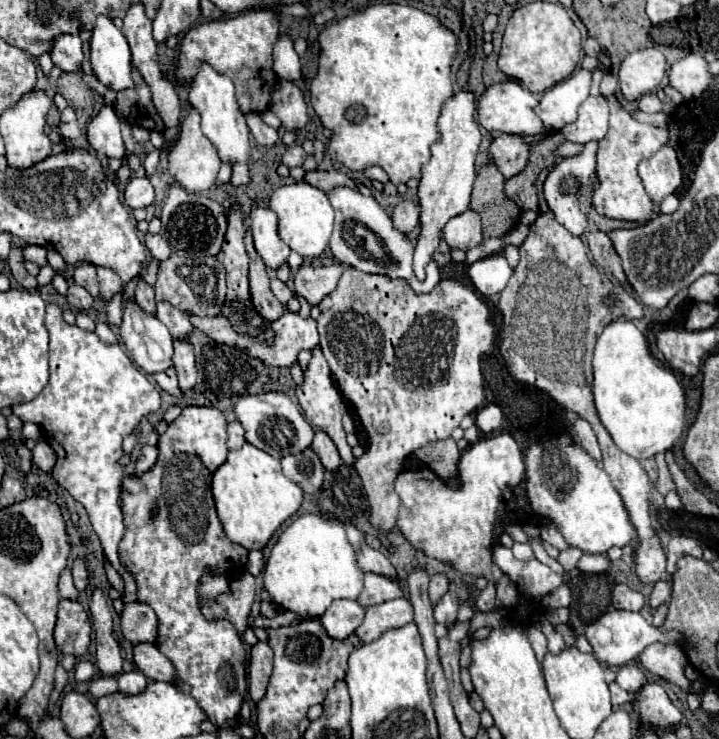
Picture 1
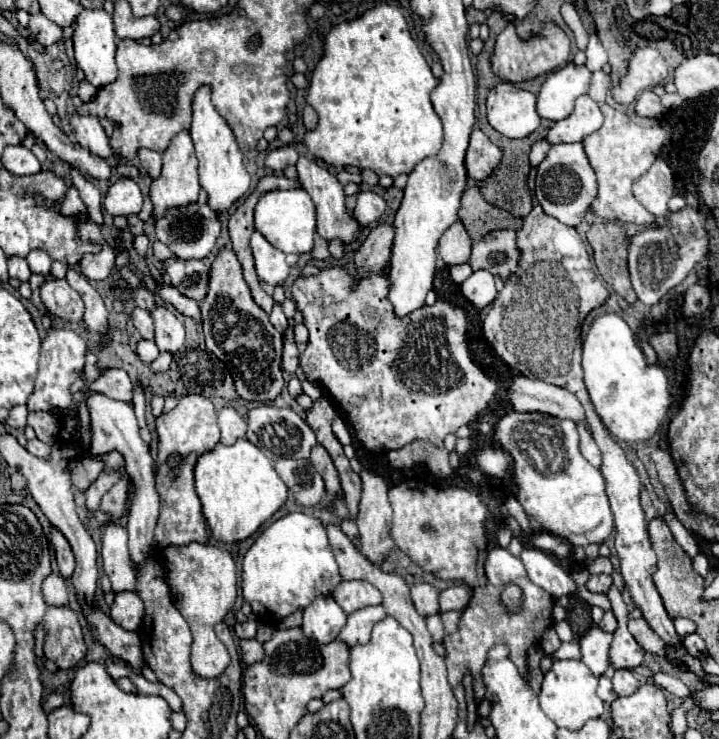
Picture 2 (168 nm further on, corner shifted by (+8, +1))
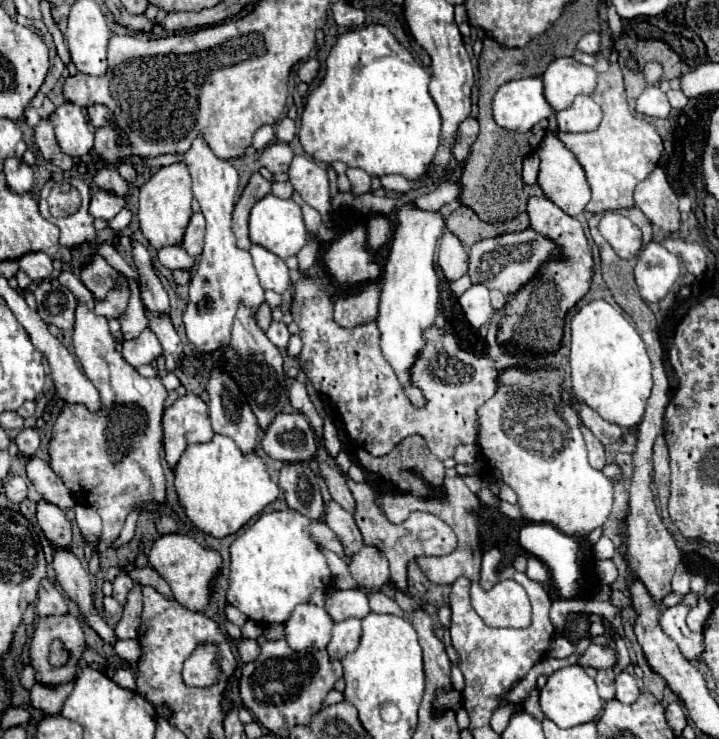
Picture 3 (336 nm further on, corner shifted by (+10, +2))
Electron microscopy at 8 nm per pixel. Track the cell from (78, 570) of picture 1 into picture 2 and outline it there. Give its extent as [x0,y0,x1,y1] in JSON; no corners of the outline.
[50,527,74,579]

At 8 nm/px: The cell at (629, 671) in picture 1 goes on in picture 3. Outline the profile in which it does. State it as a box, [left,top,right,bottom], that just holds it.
[616,670,640,704]

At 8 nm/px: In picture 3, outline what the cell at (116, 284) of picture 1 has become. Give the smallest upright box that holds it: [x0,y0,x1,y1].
[38,178,96,250]

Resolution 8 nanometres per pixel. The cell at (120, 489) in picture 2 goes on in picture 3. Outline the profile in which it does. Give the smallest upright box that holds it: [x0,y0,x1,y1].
[50,272,168,552]

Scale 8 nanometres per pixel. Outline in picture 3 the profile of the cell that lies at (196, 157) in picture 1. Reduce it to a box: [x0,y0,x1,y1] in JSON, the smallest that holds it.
[140,162,192,248]

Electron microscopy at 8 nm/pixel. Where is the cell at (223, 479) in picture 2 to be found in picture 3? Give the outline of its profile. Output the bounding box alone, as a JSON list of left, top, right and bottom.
[174,434,280,538]

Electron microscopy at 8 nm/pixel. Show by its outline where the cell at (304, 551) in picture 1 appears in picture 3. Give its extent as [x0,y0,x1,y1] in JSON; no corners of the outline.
[228,510,332,622]

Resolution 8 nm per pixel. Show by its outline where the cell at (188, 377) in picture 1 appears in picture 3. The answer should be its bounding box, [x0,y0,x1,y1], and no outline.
[132,242,170,314]

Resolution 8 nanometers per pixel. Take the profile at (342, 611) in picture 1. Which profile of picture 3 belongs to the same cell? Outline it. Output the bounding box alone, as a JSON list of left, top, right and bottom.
[284,602,334,650]

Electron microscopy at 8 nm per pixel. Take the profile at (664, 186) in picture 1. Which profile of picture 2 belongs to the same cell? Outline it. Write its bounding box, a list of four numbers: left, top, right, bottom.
[634,159,674,217]

